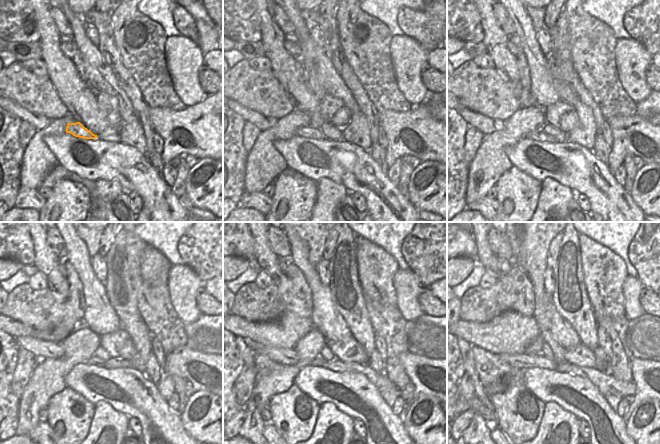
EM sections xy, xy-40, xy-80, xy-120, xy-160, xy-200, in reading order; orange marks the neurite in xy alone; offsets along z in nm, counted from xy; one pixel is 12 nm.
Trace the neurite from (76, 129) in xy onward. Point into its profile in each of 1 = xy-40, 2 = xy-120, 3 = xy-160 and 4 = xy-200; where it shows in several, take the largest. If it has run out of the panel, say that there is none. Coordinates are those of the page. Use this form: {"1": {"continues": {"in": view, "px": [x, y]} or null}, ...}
{"1": {"continues": {"in": "xy-40", "px": [309, 132]}}, "2": {"continues": {"in": "xy-120", "px": [112, 363]}}, "3": {"continues": {"in": "xy-160", "px": [378, 380]}}, "4": {"continues": {"in": "xy-200", "px": [607, 385]}}}

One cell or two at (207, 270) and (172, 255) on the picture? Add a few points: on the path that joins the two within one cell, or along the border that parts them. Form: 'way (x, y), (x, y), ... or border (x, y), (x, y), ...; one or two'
border (181, 235), (178, 241), (178, 253), (185, 263); two

